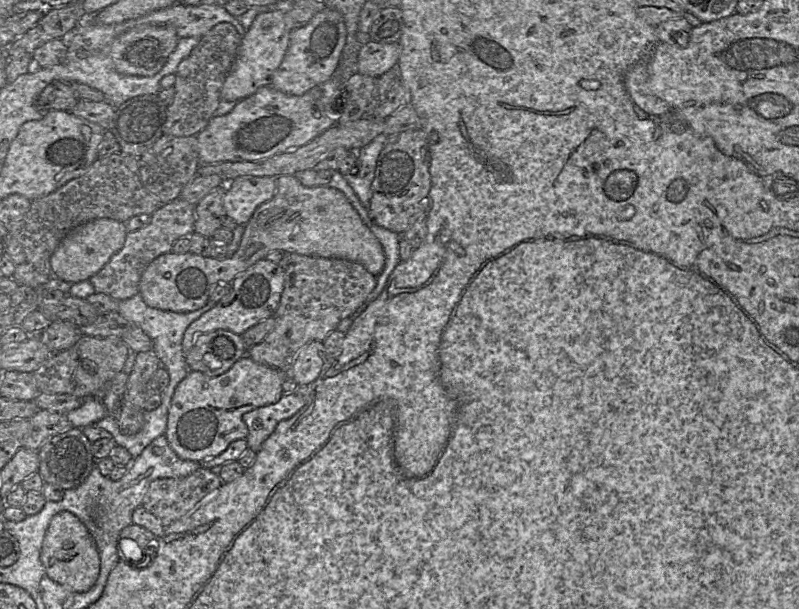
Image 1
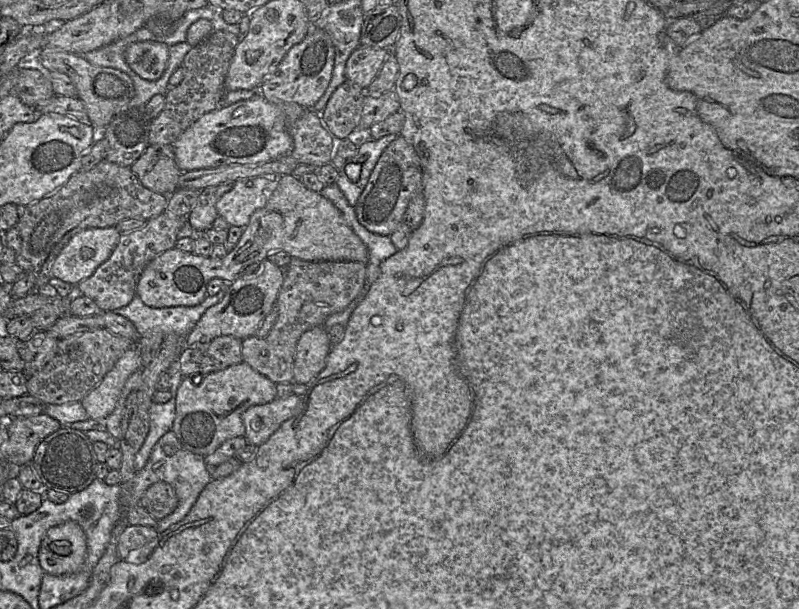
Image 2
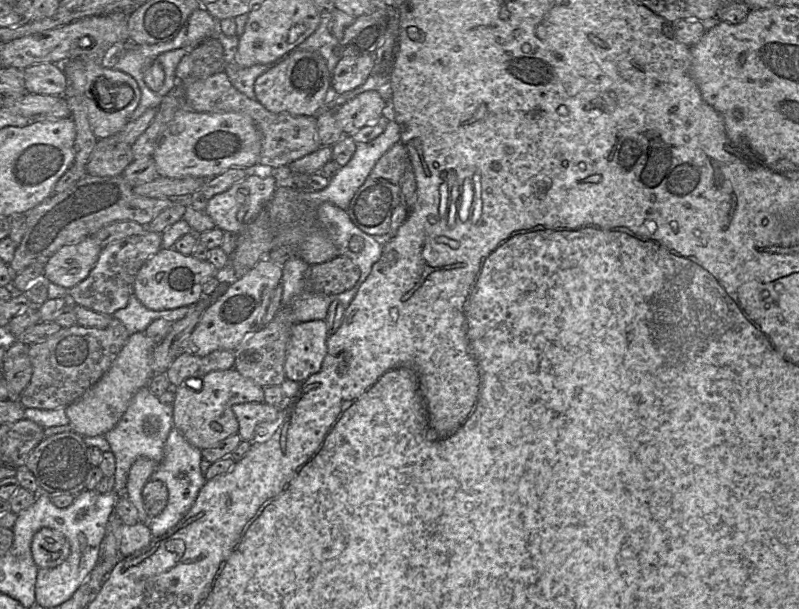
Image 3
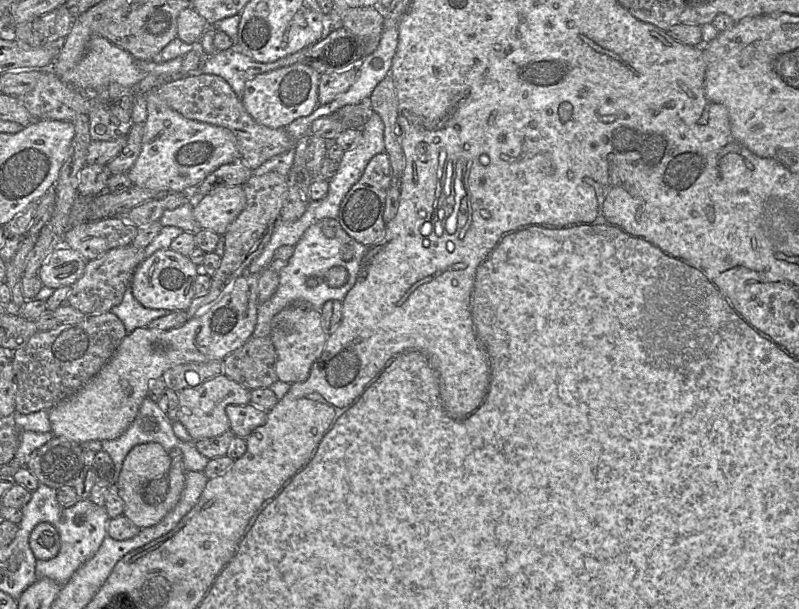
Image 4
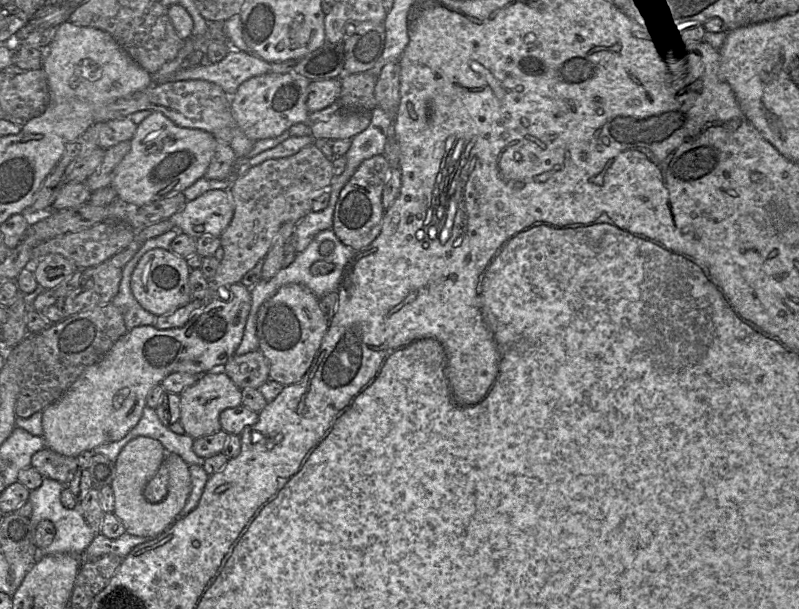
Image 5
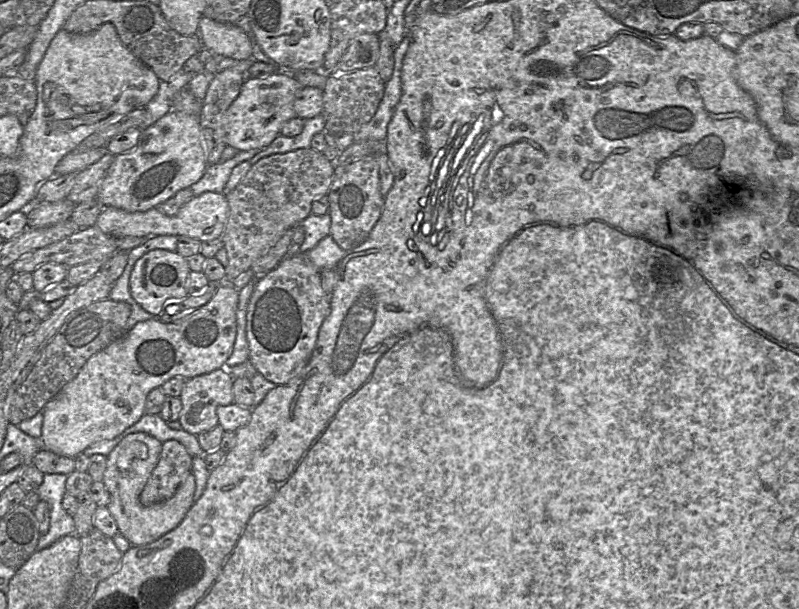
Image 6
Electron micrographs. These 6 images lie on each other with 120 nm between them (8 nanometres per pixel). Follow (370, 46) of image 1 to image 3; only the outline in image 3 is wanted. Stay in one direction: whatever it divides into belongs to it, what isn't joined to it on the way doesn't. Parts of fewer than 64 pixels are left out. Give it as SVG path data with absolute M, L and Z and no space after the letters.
M373 54L340 59L331 74L331 92L337 96L349 93L362 85L374 72Z

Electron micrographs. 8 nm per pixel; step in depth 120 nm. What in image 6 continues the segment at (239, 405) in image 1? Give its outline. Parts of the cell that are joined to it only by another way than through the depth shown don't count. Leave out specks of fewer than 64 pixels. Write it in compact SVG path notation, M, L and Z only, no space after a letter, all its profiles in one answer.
M226 367L187 379L179 396L182 429L197 436L217 426L217 407L234 403L234 379Z

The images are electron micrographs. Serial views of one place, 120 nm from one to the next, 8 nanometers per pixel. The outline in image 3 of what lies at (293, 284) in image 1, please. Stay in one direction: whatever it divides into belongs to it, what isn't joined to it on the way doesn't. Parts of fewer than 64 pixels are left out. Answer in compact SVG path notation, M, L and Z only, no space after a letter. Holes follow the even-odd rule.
M345 256L309 266L305 292L336 295L351 289L360 277L359 268ZM283 306L276 313L274 319L268 324L263 324L247 335L233 350L236 369L242 376L250 378L261 387L270 385L281 386L286 379L284 362L286 349L294 321L294 314L290 307Z

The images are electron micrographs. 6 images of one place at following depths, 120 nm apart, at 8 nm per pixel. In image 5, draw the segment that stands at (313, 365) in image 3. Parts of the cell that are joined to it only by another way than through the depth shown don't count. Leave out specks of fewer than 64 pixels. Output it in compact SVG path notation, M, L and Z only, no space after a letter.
M288 284L267 299L259 308L256 320L258 349L269 364L269 379L283 386L299 382L311 366L328 329L329 320L318 298L300 284Z

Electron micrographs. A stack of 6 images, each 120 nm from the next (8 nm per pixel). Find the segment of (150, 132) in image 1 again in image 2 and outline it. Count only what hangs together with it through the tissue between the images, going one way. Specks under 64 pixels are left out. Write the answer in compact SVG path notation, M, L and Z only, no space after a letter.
M144 106L132 107L114 116L101 131L107 141L104 159L120 166L130 167L149 146L151 120Z

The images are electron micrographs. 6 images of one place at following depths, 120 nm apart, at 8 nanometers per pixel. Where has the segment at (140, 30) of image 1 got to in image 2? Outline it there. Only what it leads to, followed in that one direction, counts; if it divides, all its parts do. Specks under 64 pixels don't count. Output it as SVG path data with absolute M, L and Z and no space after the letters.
M157 40L133 42L125 51L125 60L141 78L157 80L165 71L170 46Z

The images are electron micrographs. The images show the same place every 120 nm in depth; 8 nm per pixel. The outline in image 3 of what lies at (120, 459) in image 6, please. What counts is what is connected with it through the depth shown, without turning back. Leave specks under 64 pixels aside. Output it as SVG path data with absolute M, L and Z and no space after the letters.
M146 457L137 458L132 464L125 489L125 496L133 503L139 513L139 523L147 523L150 516L143 501L143 488L156 470L158 463Z

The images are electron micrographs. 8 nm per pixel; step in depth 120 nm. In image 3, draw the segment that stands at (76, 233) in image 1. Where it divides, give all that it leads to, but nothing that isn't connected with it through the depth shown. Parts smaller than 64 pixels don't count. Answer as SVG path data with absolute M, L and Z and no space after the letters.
M93 236L65 245L45 263L43 277L51 283L70 289L88 276L101 250Z

